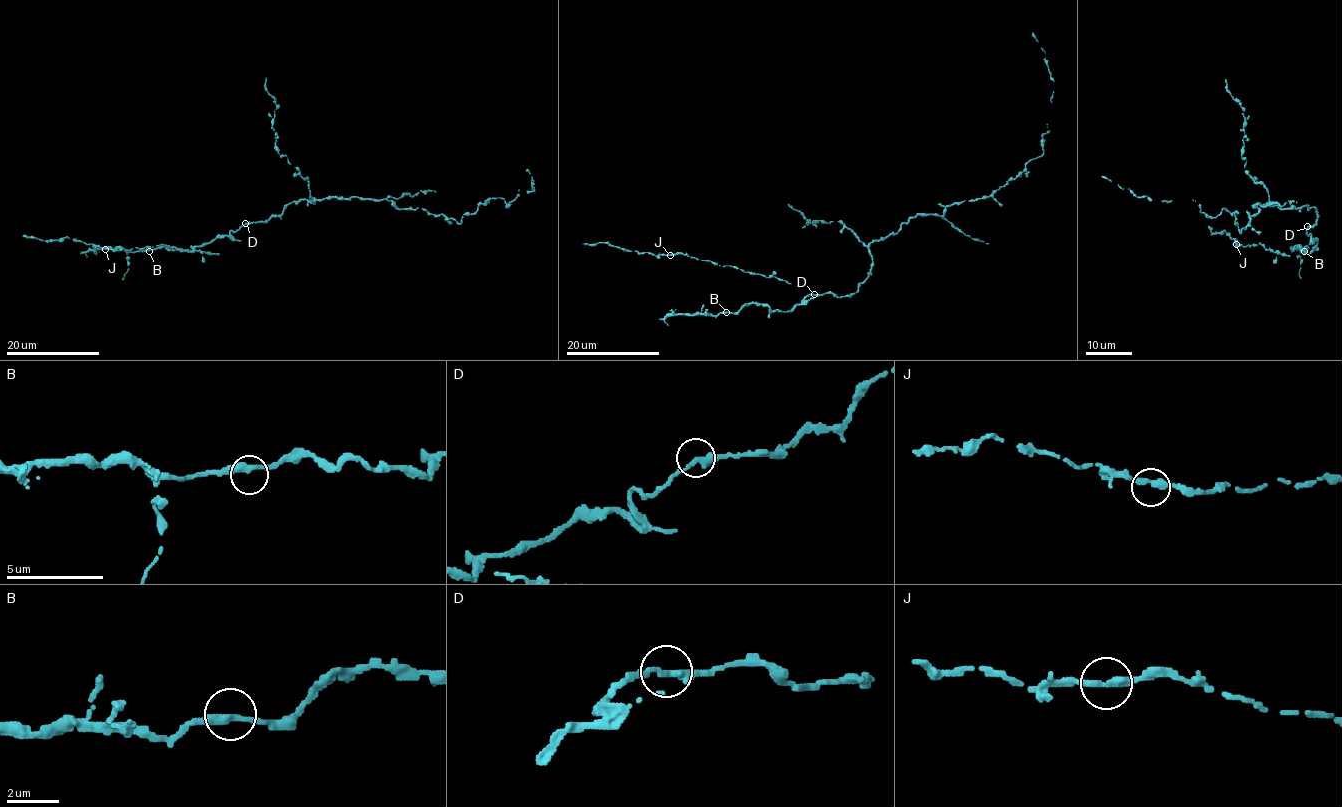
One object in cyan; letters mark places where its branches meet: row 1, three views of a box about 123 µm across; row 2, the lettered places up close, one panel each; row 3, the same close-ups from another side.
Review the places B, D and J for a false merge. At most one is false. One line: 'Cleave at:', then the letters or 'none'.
Cleave at: none

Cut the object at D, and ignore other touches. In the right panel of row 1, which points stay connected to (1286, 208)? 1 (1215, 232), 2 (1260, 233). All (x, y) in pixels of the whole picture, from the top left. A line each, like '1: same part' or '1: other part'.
1: other part
2: same part

